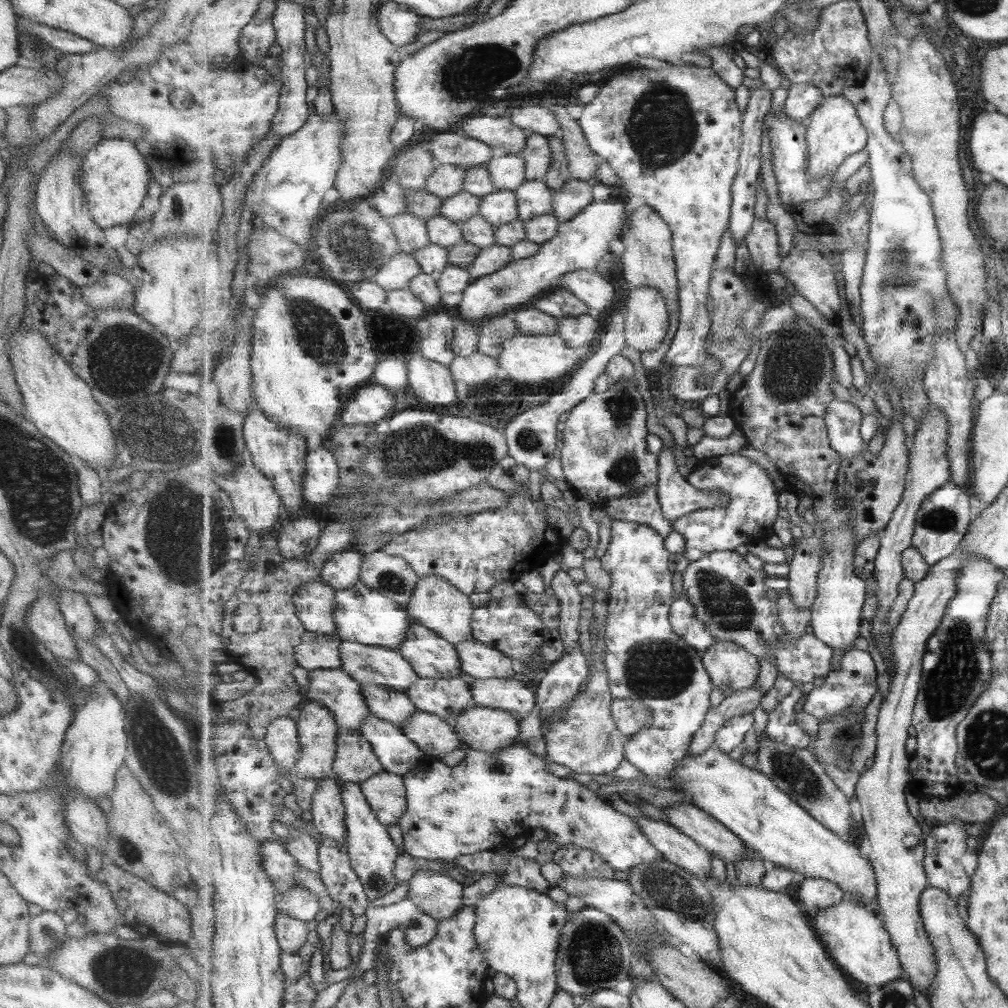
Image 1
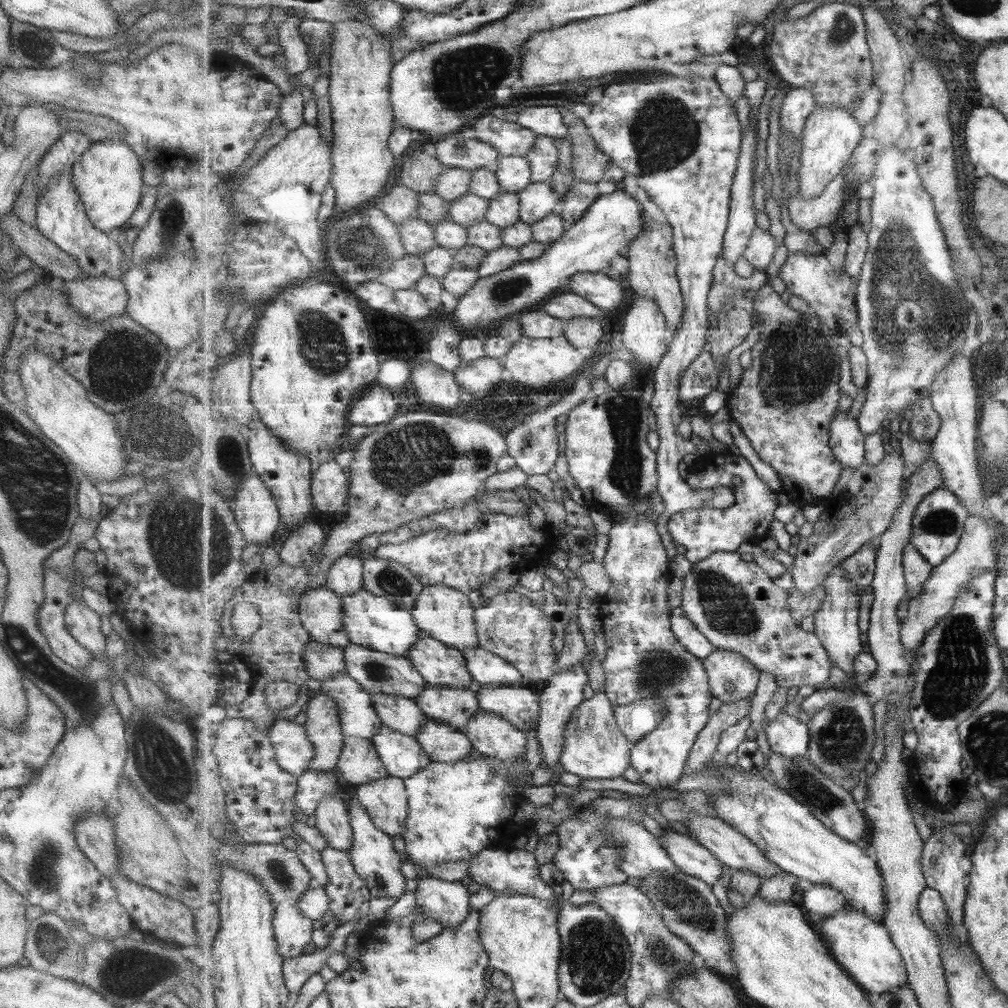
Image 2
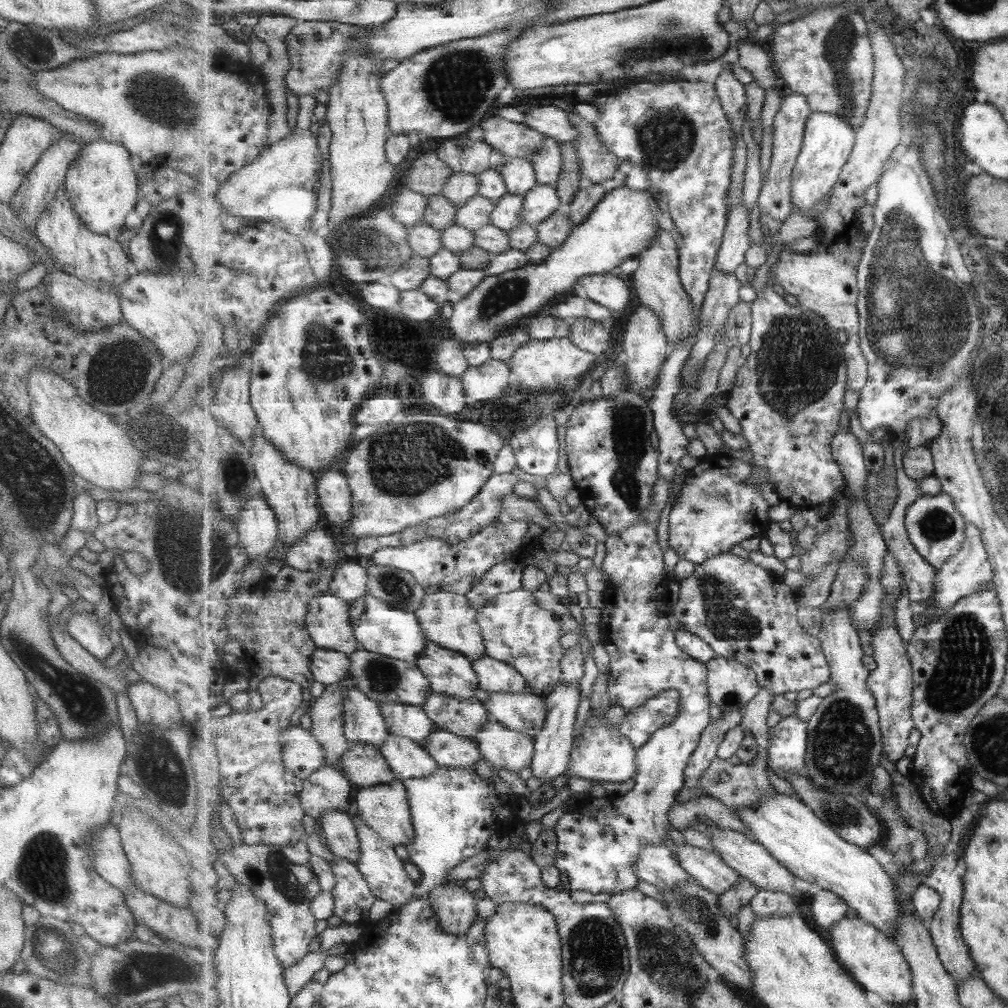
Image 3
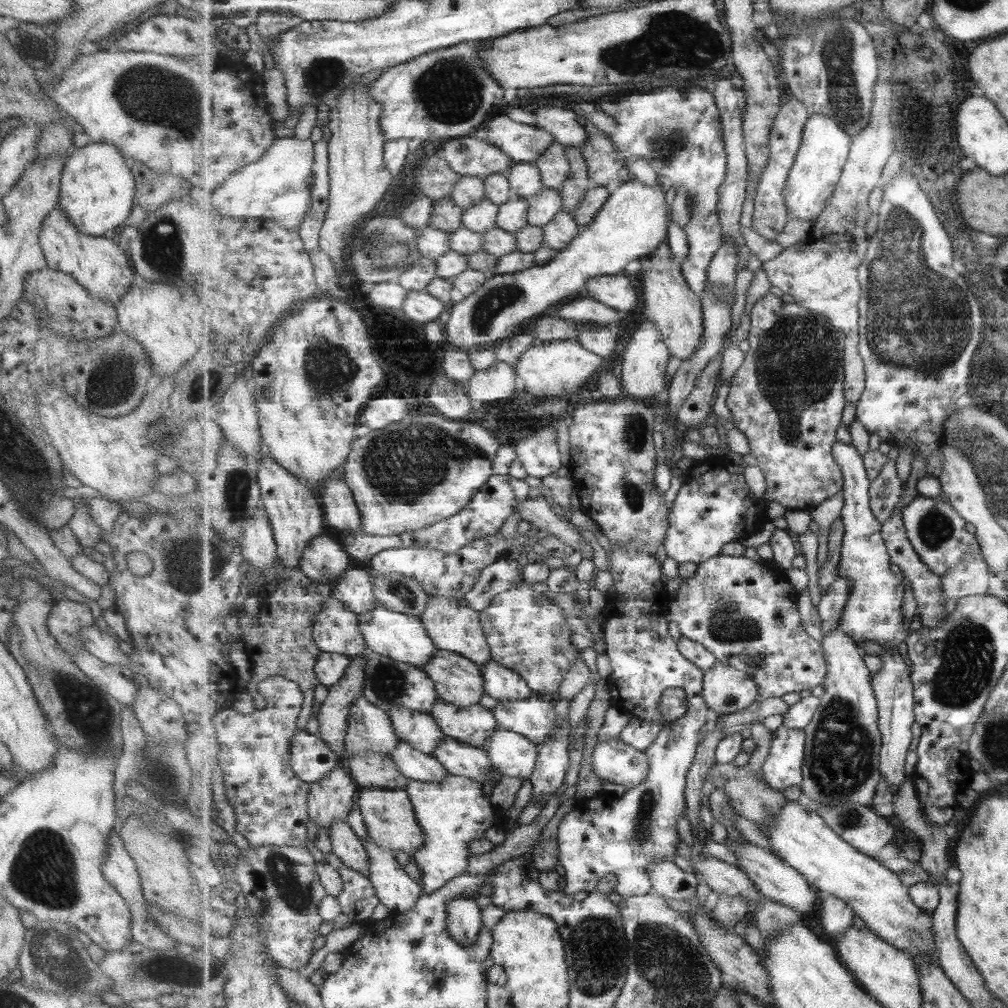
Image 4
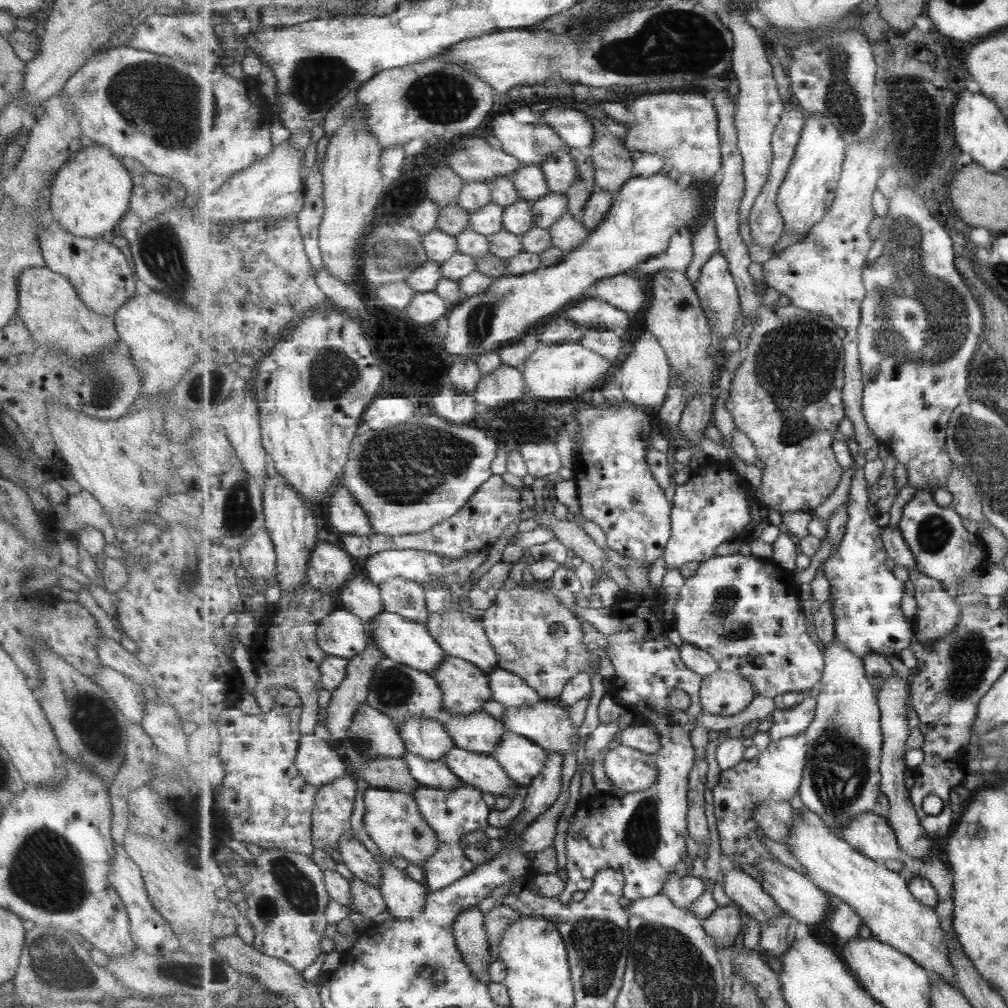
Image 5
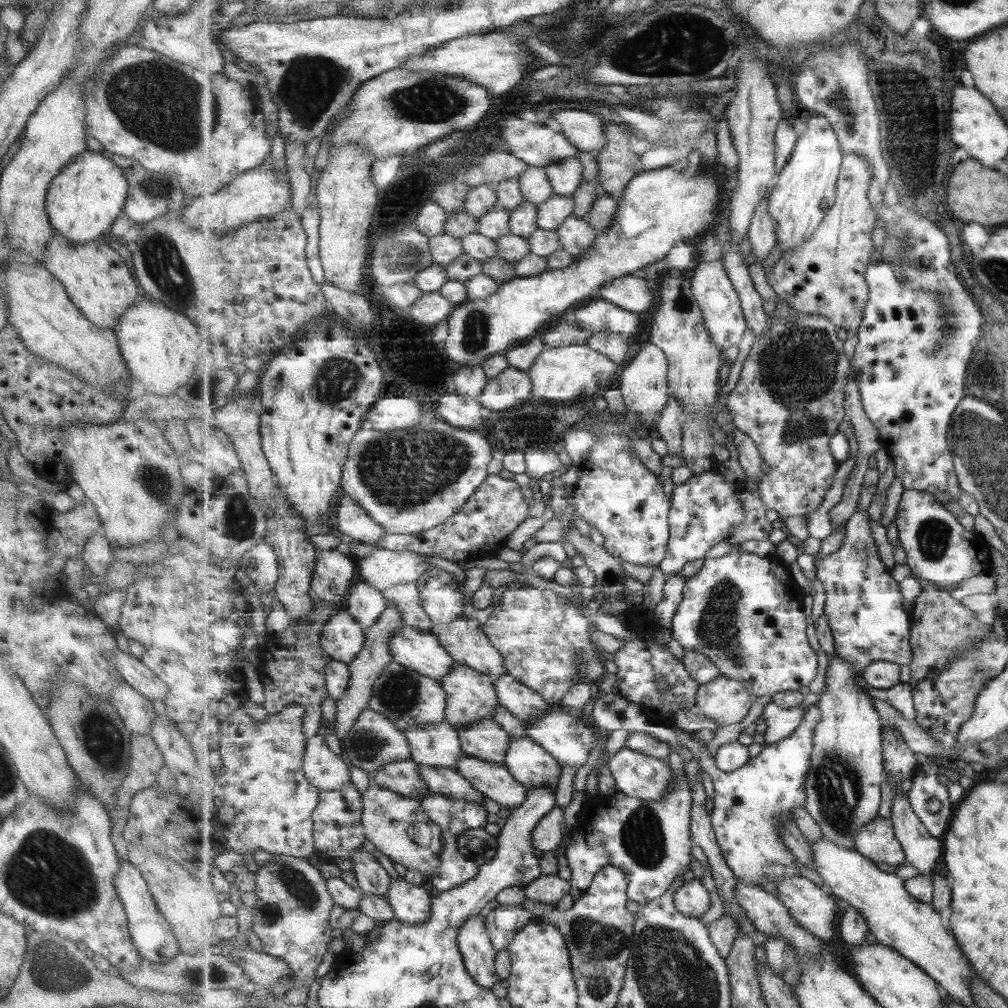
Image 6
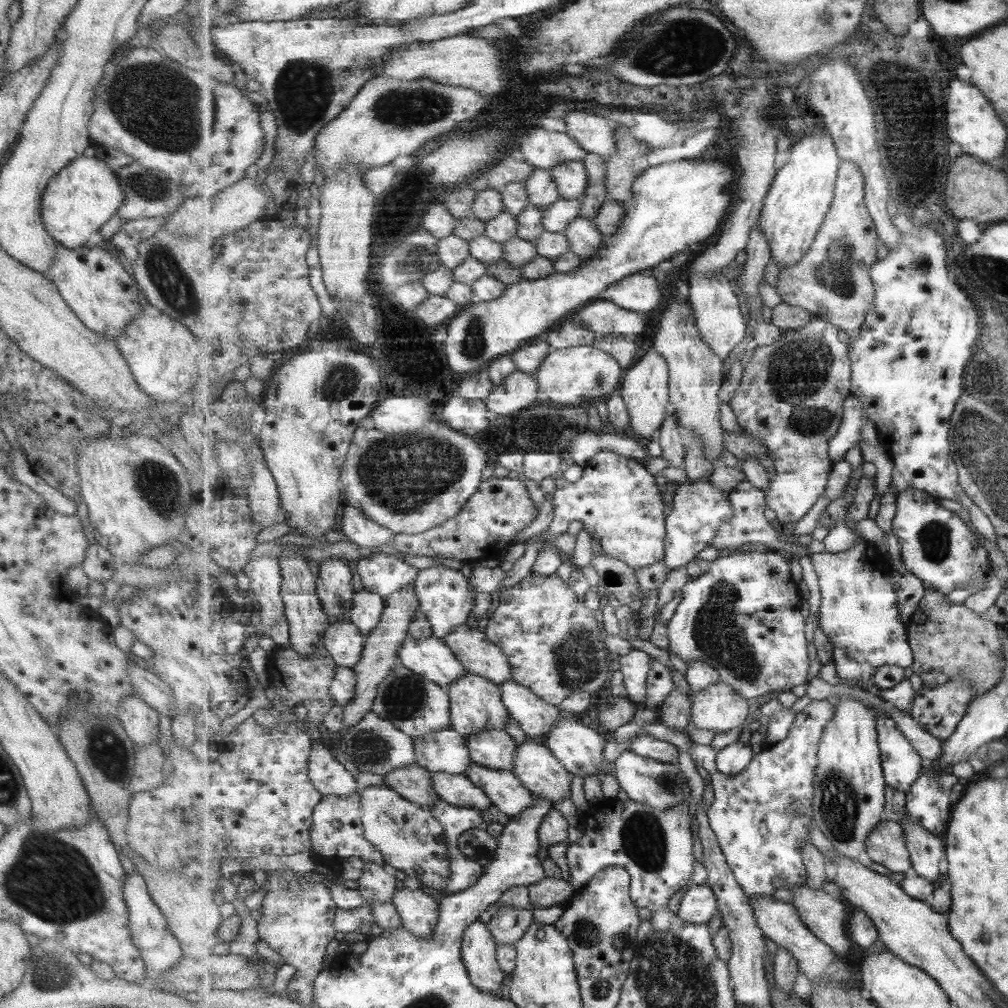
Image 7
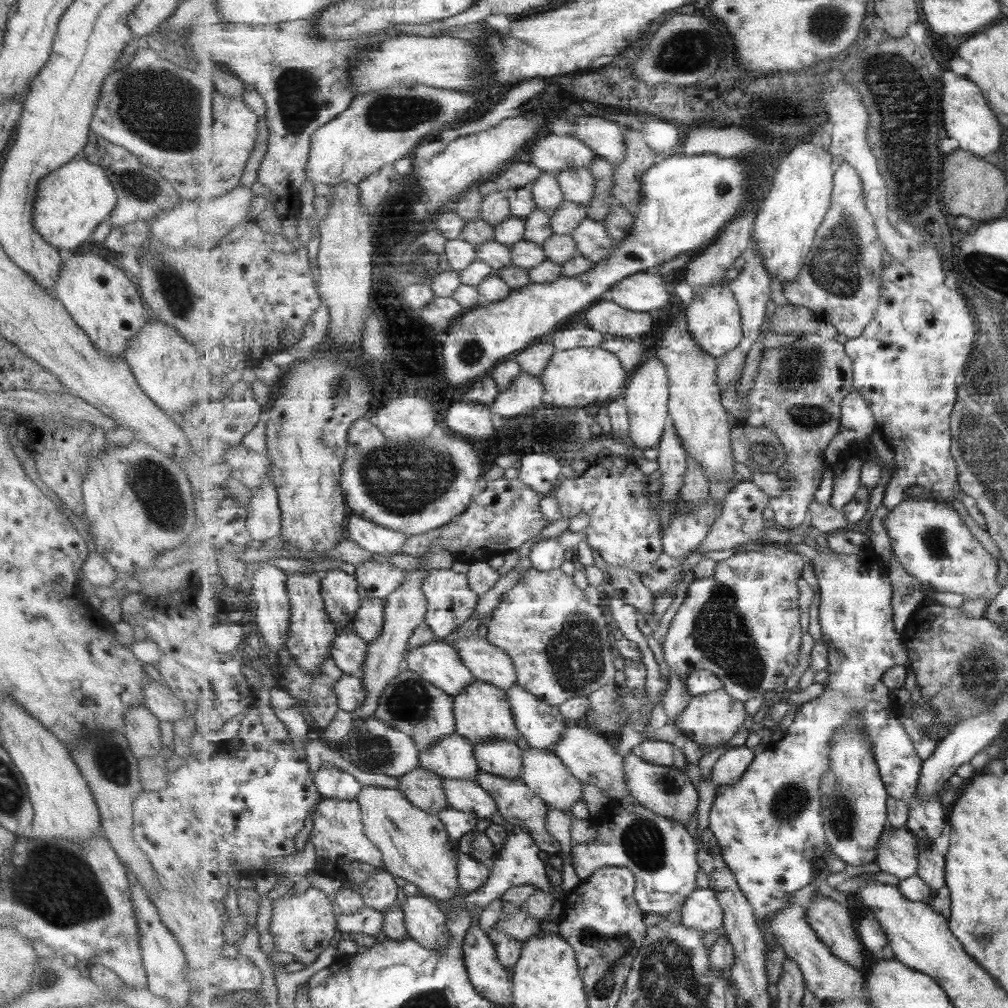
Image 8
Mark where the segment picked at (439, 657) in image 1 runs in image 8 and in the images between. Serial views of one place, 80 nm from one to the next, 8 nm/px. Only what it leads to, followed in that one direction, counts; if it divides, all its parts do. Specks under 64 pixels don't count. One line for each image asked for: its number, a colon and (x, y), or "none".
2: (442, 666)
3: (451, 673)
4: (459, 681)
5: (466, 688)
6: (472, 696)
7: (477, 705)
8: (484, 714)

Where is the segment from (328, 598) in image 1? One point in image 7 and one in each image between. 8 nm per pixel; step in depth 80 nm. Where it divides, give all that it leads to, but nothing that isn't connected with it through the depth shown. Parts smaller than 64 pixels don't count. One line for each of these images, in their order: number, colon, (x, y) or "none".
2: (321, 609)
3: (329, 622)
4: (336, 630)
5: (342, 634)
6: (343, 638)
7: (345, 642)

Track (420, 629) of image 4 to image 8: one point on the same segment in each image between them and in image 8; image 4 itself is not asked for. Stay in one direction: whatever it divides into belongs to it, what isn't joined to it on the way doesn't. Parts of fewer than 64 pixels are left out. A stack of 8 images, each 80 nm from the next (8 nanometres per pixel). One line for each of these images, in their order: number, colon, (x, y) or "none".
5: (406, 642)
6: (422, 652)
7: (431, 658)
8: (441, 664)

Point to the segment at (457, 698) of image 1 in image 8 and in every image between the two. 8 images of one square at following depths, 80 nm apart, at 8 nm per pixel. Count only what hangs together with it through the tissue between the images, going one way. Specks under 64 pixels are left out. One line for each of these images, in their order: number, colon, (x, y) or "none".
2: (455, 707)
3: (464, 718)
4: (473, 725)
5: (479, 732)
6: (486, 740)
7: (495, 749)
8: (505, 759)

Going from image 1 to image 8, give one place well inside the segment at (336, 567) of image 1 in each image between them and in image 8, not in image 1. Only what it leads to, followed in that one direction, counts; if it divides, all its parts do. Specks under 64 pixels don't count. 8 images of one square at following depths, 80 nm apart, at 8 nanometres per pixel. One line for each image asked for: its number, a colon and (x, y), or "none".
2: (346, 577)
3: (350, 583)
4: (355, 588)
5: (361, 596)
6: (366, 604)
7: (368, 608)
8: (368, 624)

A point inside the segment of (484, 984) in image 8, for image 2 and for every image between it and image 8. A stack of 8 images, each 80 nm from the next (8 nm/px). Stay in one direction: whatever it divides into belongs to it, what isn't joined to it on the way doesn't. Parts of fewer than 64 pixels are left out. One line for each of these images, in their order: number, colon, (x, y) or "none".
2: (449, 903)
3: (455, 906)
4: (465, 921)
5: (471, 937)
6: (480, 955)
7: (480, 951)

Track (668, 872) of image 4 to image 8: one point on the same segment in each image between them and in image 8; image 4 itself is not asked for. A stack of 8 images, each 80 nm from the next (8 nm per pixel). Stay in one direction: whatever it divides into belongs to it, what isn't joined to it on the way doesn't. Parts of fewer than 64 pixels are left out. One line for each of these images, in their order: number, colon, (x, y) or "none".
5: (683, 889)
6: (691, 898)
7: (697, 905)
8: (702, 911)

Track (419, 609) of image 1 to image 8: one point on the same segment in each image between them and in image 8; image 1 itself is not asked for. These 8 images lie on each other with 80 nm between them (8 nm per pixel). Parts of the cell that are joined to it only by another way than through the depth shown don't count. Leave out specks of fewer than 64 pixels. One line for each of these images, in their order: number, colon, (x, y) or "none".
2: (446, 614)
3: (449, 619)
4: (455, 628)
5: (460, 634)
6: (465, 639)
7: (473, 649)
8: (490, 664)

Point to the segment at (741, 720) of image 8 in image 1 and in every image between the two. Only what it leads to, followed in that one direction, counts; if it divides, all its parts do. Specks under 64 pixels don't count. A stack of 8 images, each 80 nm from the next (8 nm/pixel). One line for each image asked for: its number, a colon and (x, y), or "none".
1: (732, 668)
2: (732, 678)
3: (731, 685)
4: (727, 690)
5: (724, 693)
6: (726, 701)
7: (720, 708)

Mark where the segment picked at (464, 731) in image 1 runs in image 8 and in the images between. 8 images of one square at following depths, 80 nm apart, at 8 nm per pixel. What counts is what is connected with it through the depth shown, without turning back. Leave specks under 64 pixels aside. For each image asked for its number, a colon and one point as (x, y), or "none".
2: (491, 735)
3: (504, 748)
4: (513, 754)
5: (524, 761)
6: (534, 767)
7: (537, 768)
8: (552, 780)

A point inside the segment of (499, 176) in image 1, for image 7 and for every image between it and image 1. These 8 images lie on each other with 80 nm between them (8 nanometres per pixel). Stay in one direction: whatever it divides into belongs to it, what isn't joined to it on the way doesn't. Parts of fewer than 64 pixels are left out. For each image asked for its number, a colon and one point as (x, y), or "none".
2: (514, 173)
3: (520, 176)
4: (526, 180)
5: (531, 183)
6: (536, 187)
7: (543, 192)

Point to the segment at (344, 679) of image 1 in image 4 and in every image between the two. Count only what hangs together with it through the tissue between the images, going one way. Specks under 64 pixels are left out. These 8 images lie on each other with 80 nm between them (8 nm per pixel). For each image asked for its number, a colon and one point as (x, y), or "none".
2: (360, 719)
3: (365, 723)
4: (370, 730)

